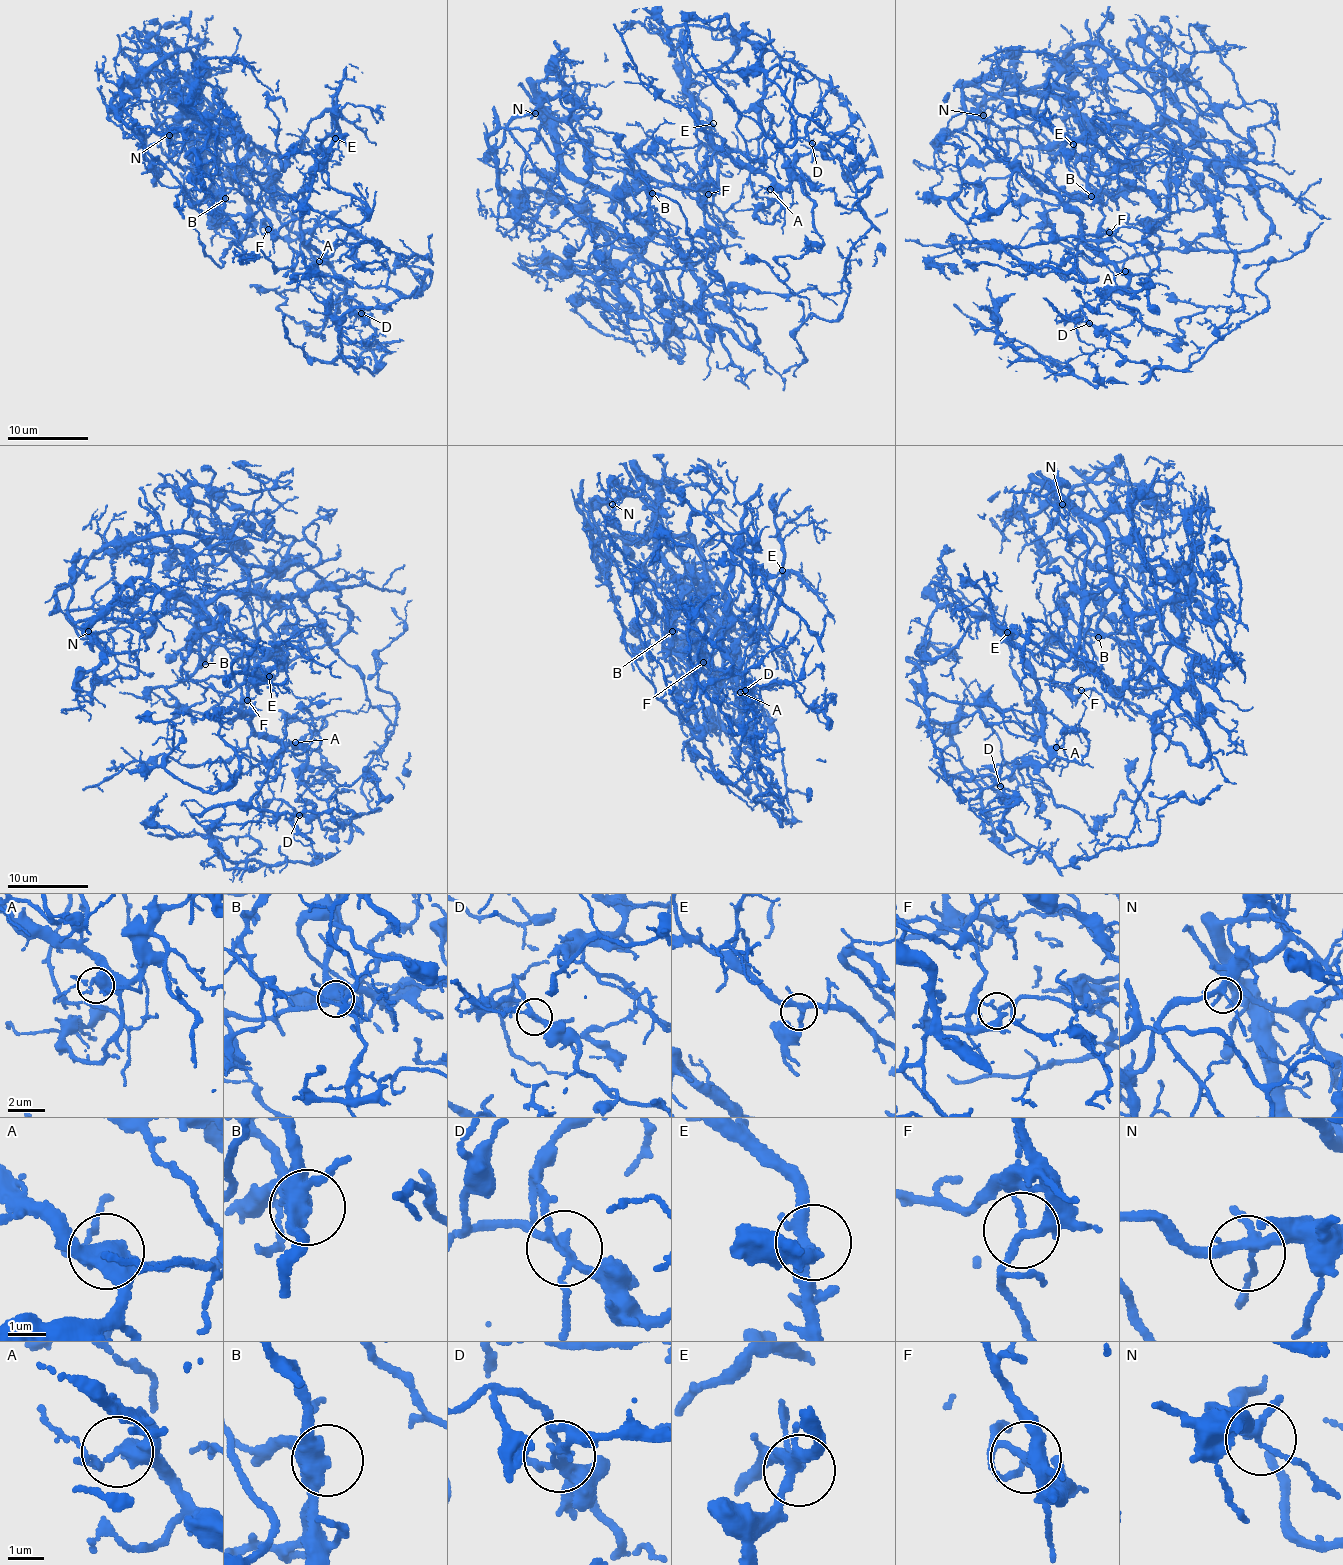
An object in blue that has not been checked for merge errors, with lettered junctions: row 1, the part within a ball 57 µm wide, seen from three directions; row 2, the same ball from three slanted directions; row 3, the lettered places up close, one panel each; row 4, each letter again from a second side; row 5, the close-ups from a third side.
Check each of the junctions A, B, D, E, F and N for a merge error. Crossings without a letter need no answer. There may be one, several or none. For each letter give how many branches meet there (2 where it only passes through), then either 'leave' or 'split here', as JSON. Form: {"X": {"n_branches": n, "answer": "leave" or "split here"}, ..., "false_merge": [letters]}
{"A": {"n_branches": 4, "answer": "leave"}, "B": {"n_branches": 4, "answer": "leave"}, "D": {"n_branches": 4, "answer": "split here"}, "E": {"n_branches": 4, "answer": "leave"}, "F": {"n_branches": 4, "answer": "split here"}, "N": {"n_branches": 4, "answer": "leave"}, "false_merge": ["D", "F"]}

